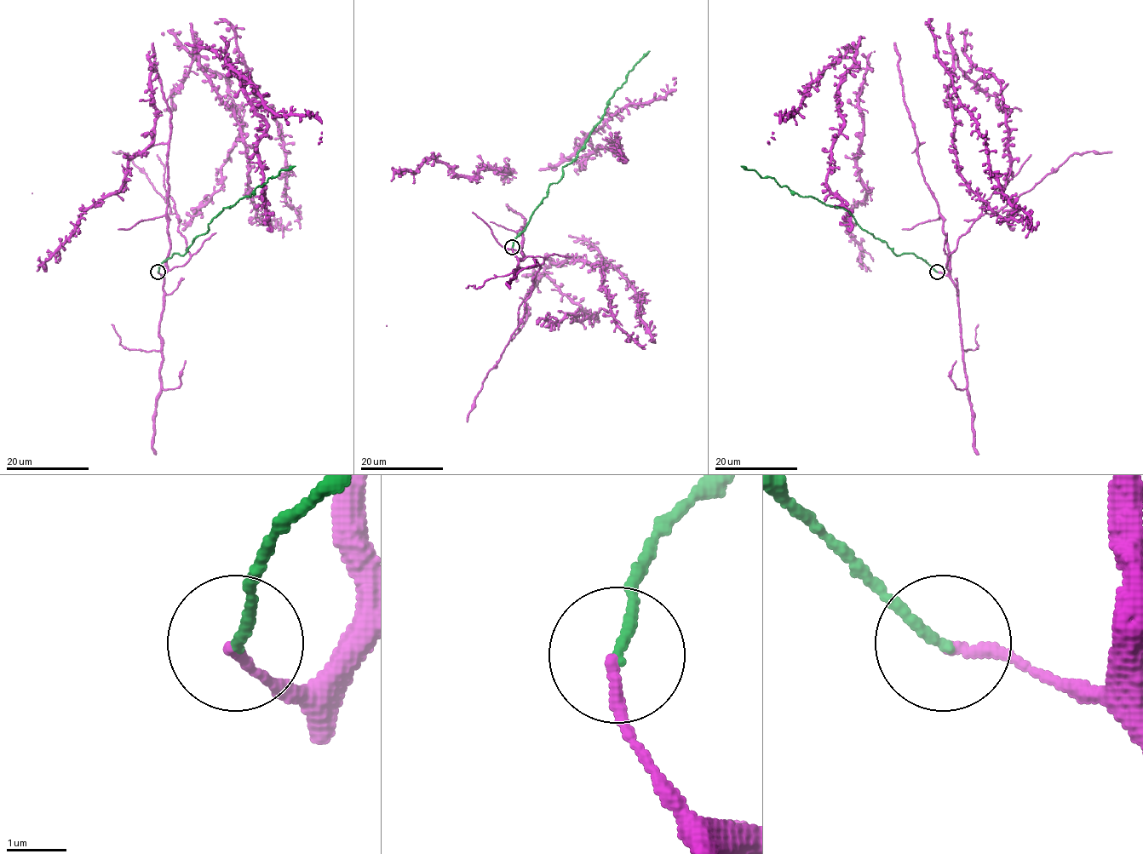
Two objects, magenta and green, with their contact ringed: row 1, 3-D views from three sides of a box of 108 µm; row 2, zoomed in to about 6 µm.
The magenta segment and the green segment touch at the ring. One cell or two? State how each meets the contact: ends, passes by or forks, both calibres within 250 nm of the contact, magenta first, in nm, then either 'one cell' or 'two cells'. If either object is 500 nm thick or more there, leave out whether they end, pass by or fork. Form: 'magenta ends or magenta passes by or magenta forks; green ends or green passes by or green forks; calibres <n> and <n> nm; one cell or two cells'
magenta ends; green ends; calibres 170 and 160 nm; one cell

